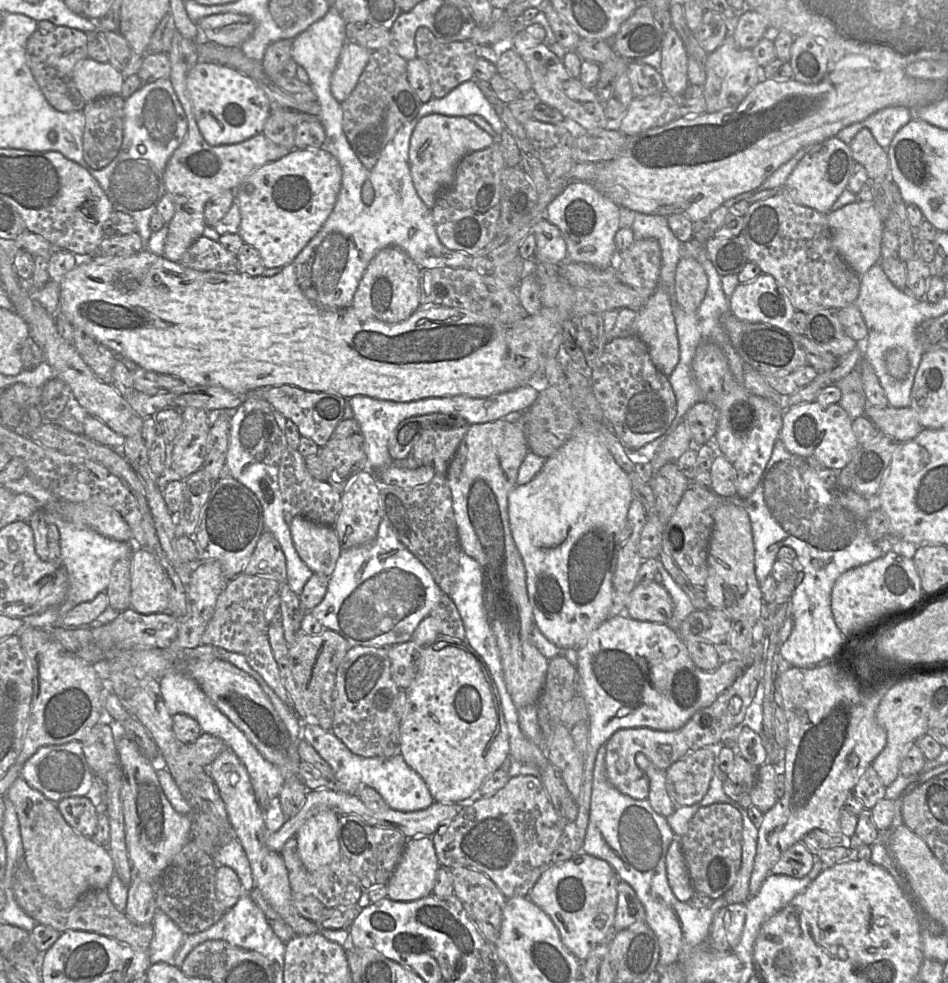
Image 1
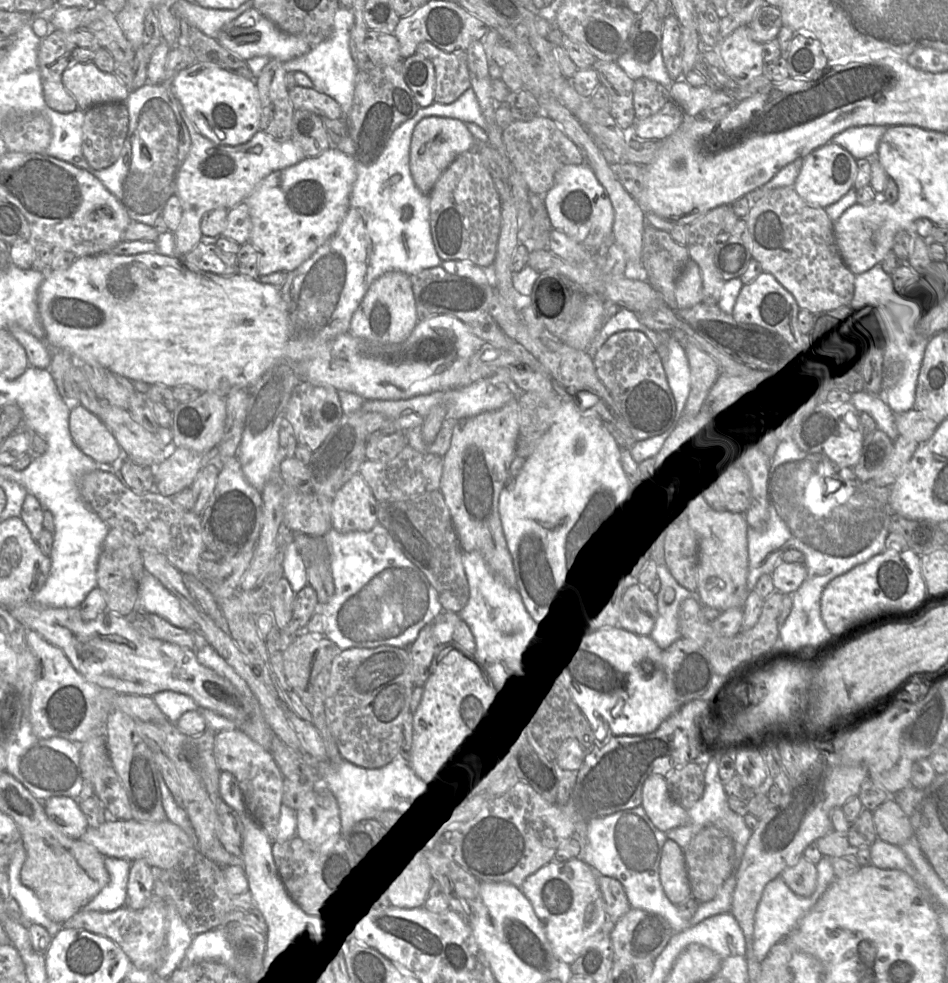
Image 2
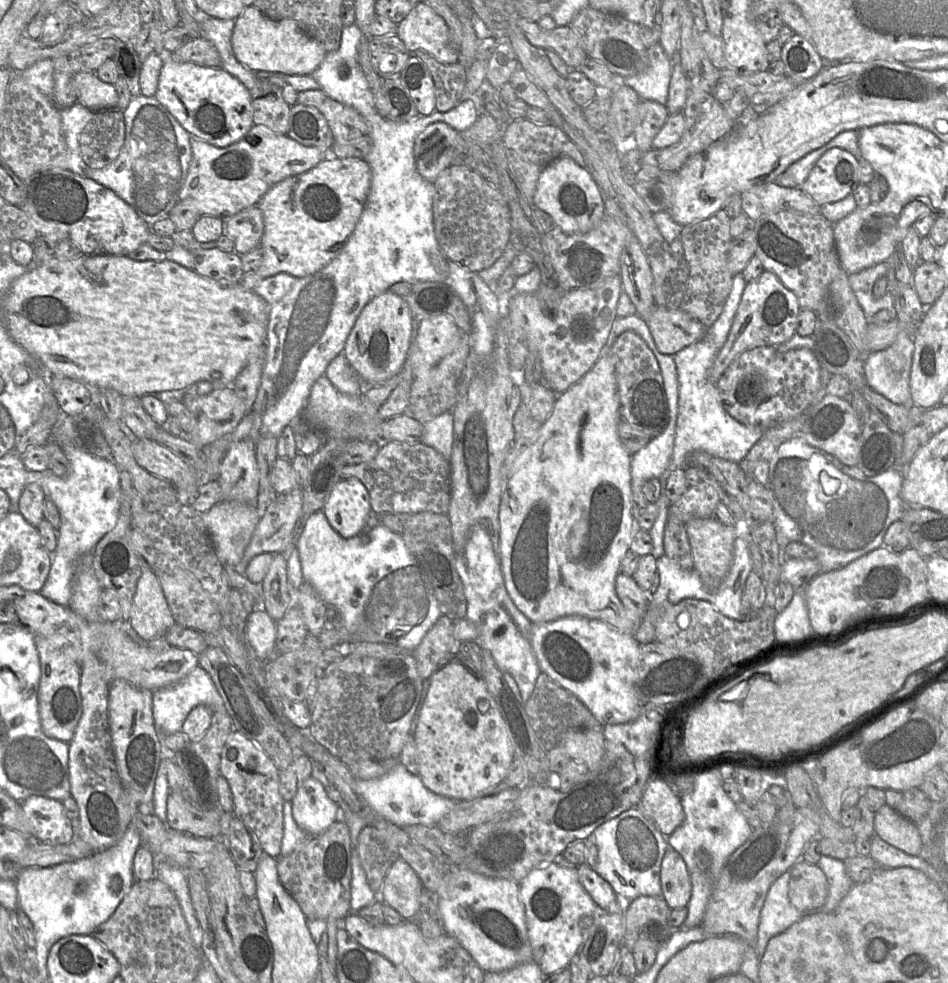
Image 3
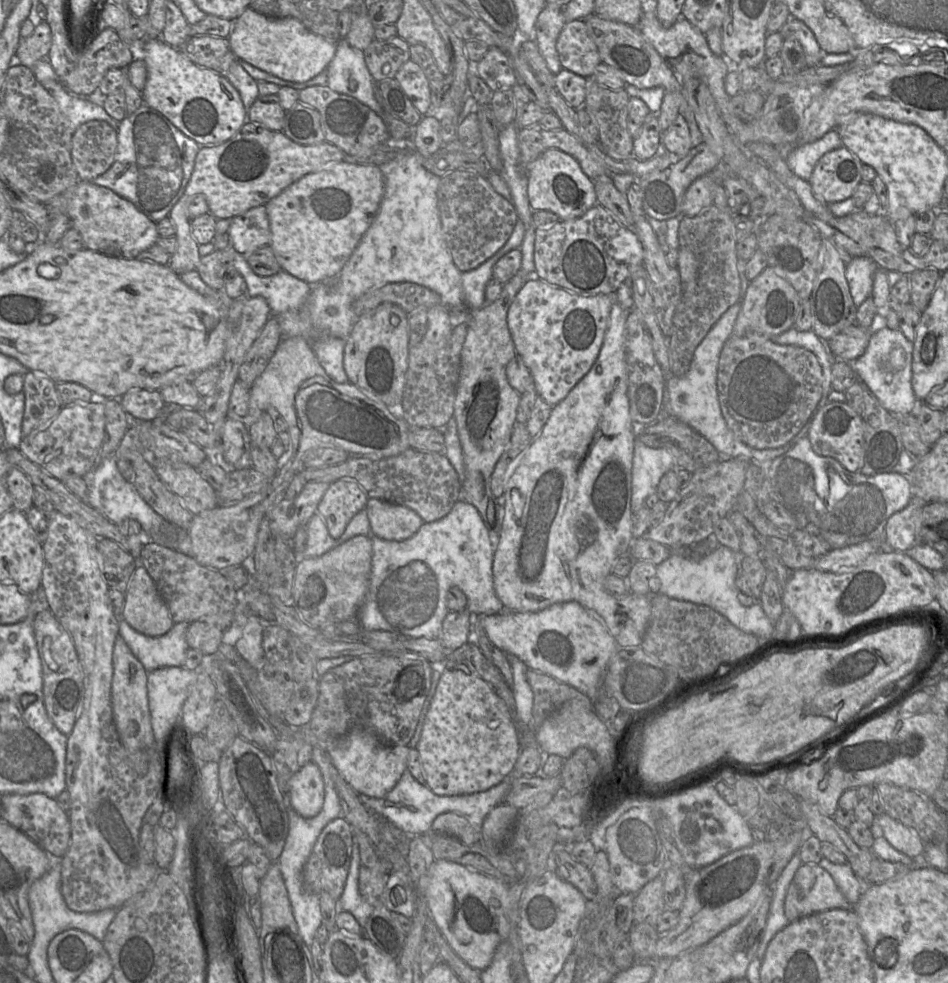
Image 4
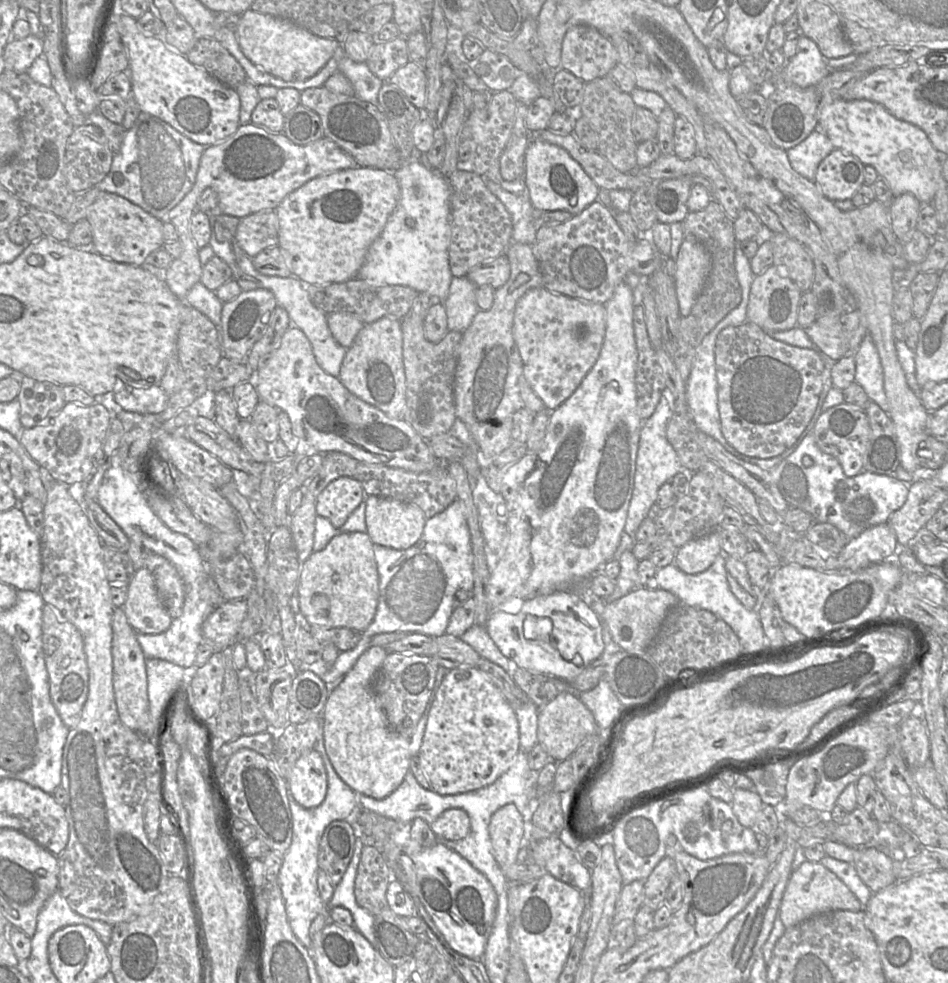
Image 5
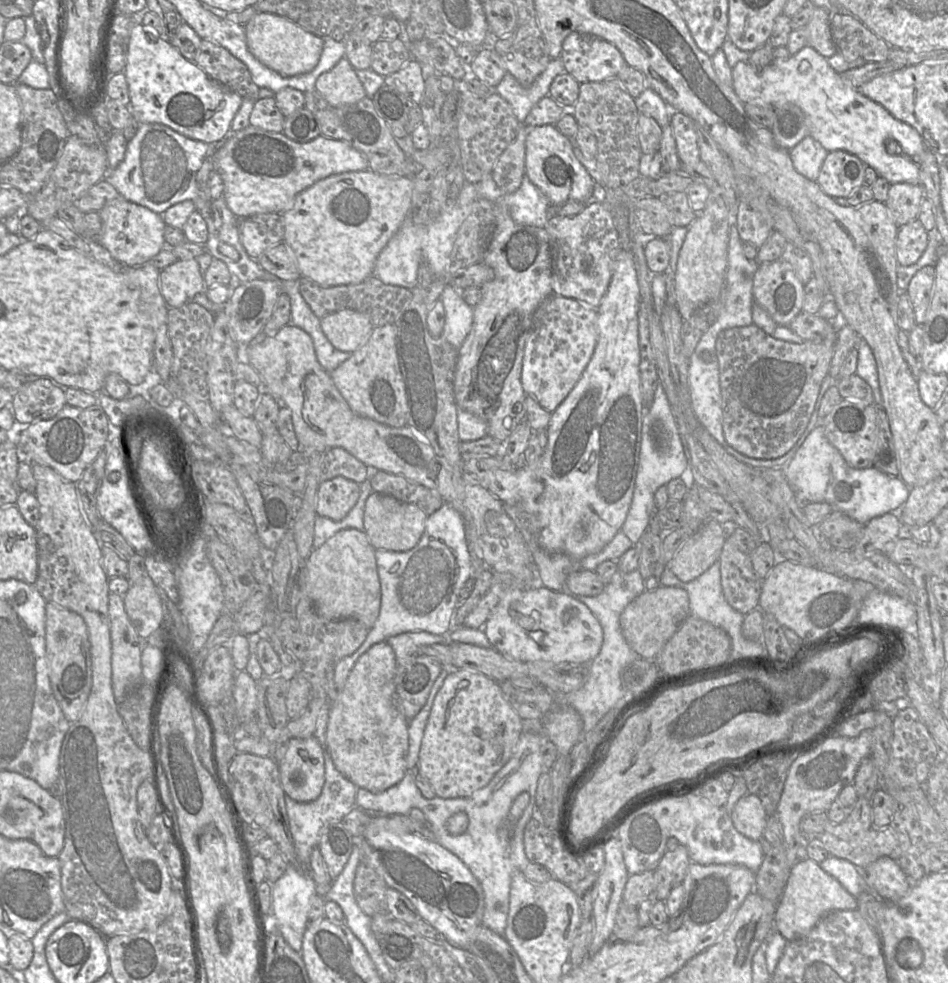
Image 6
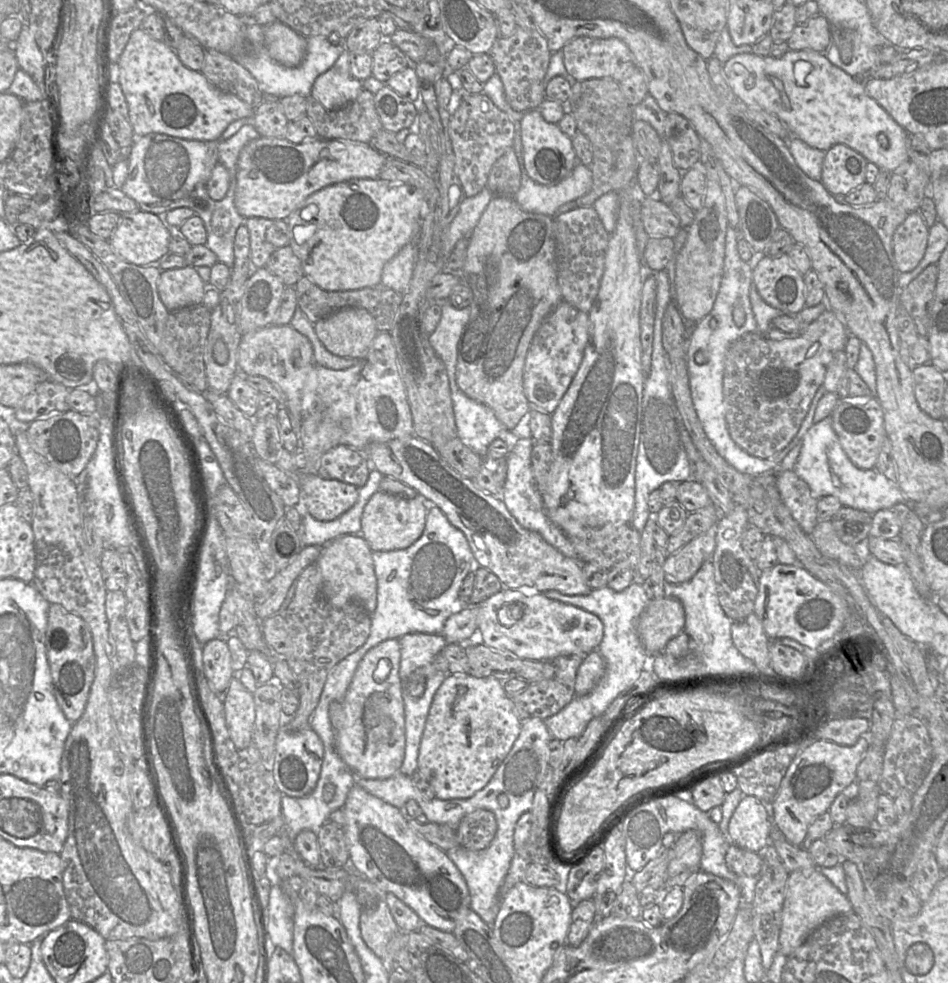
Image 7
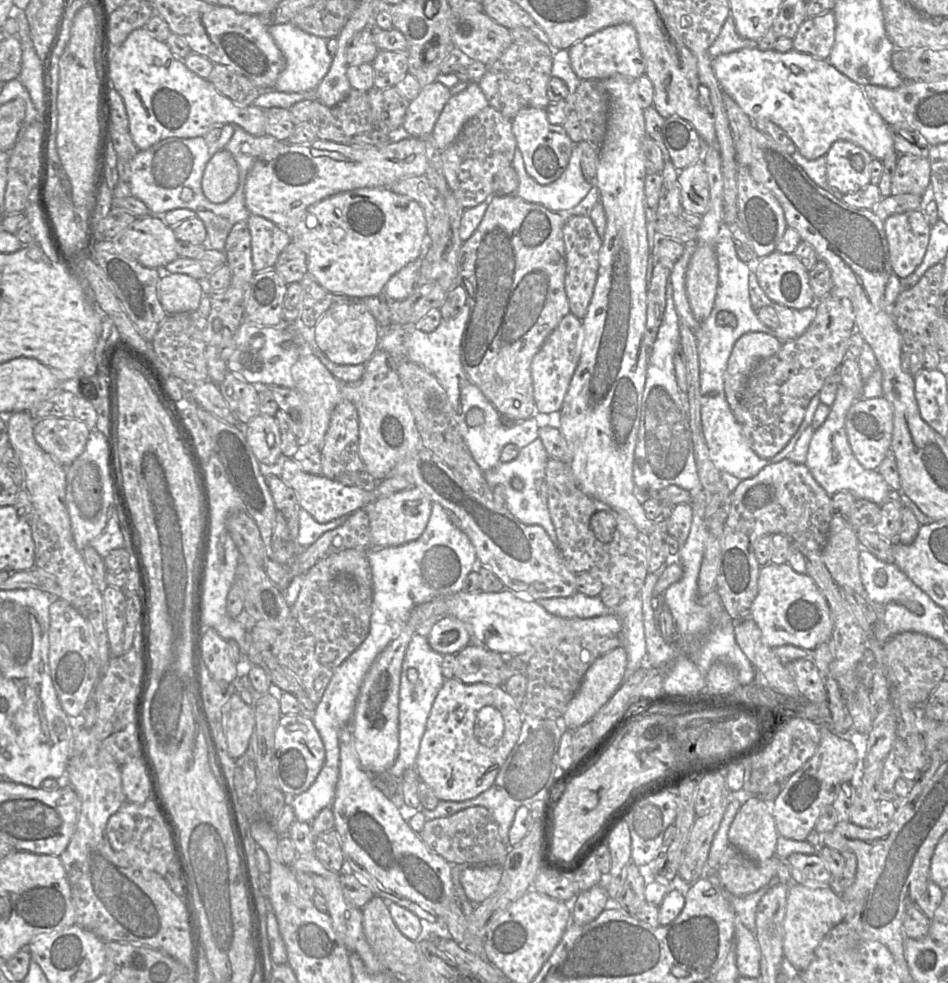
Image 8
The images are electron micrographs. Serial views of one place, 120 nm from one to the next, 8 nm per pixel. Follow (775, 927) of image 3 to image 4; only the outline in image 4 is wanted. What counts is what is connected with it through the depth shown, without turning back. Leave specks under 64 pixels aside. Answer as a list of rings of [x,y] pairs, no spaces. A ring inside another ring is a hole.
[[[796,853],[774,884],[765,930],[756,952],[756,956],[761,960],[771,939],[790,922],[784,912],[785,896],[795,872],[802,864],[799,853]]]

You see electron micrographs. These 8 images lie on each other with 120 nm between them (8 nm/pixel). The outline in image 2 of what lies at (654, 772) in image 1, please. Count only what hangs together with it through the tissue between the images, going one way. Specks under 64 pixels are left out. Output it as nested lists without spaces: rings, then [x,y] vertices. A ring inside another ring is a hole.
[[[660,774],[646,778],[641,806],[655,827],[663,832],[688,823],[687,810],[671,798],[666,779]]]

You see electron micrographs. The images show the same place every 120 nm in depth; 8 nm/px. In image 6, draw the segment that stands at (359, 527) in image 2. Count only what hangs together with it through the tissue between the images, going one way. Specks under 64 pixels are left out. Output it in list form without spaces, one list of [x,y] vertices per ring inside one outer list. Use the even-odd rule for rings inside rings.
[[[343,476],[321,482],[316,493],[316,514],[341,521],[356,504],[360,484]]]

